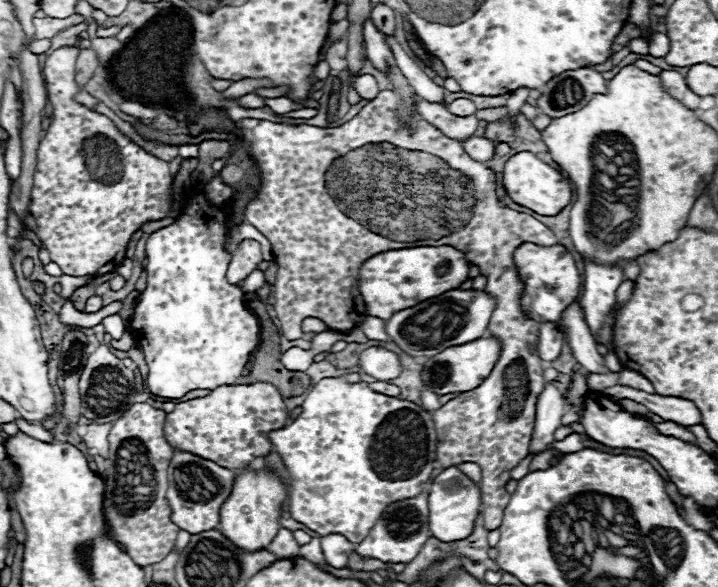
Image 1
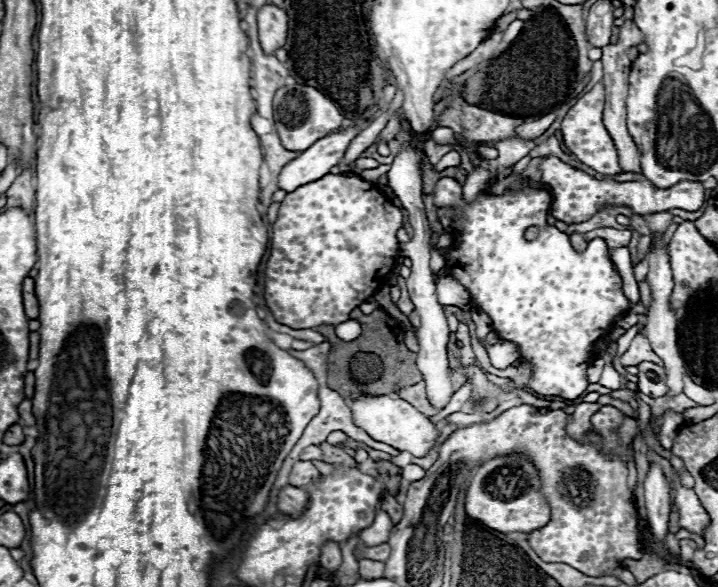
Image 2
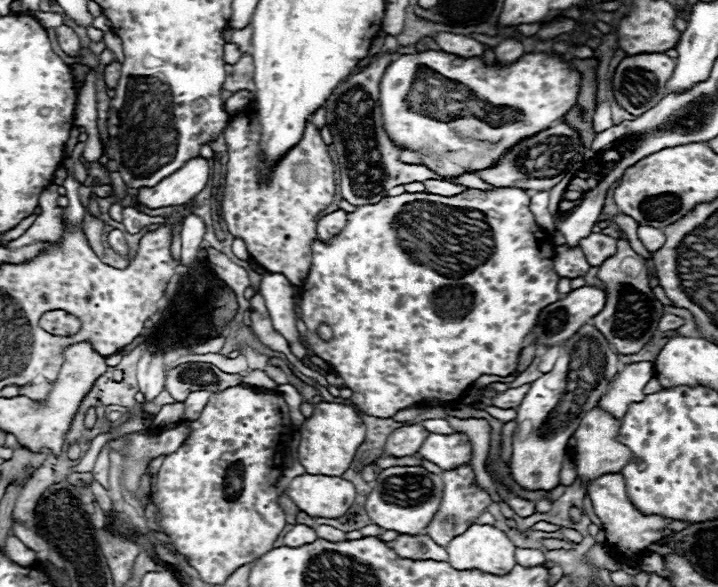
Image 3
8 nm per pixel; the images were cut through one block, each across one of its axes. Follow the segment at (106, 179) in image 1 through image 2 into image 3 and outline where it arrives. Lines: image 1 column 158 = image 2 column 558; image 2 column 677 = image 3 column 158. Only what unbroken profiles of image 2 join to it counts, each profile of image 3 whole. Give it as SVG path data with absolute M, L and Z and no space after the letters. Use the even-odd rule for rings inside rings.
M194 158L186 166L182 166L172 176L164 178L154 188L140 188L136 200L148 208L168 208L168 206L182 206L192 200L208 182L210 166L204 158Z

